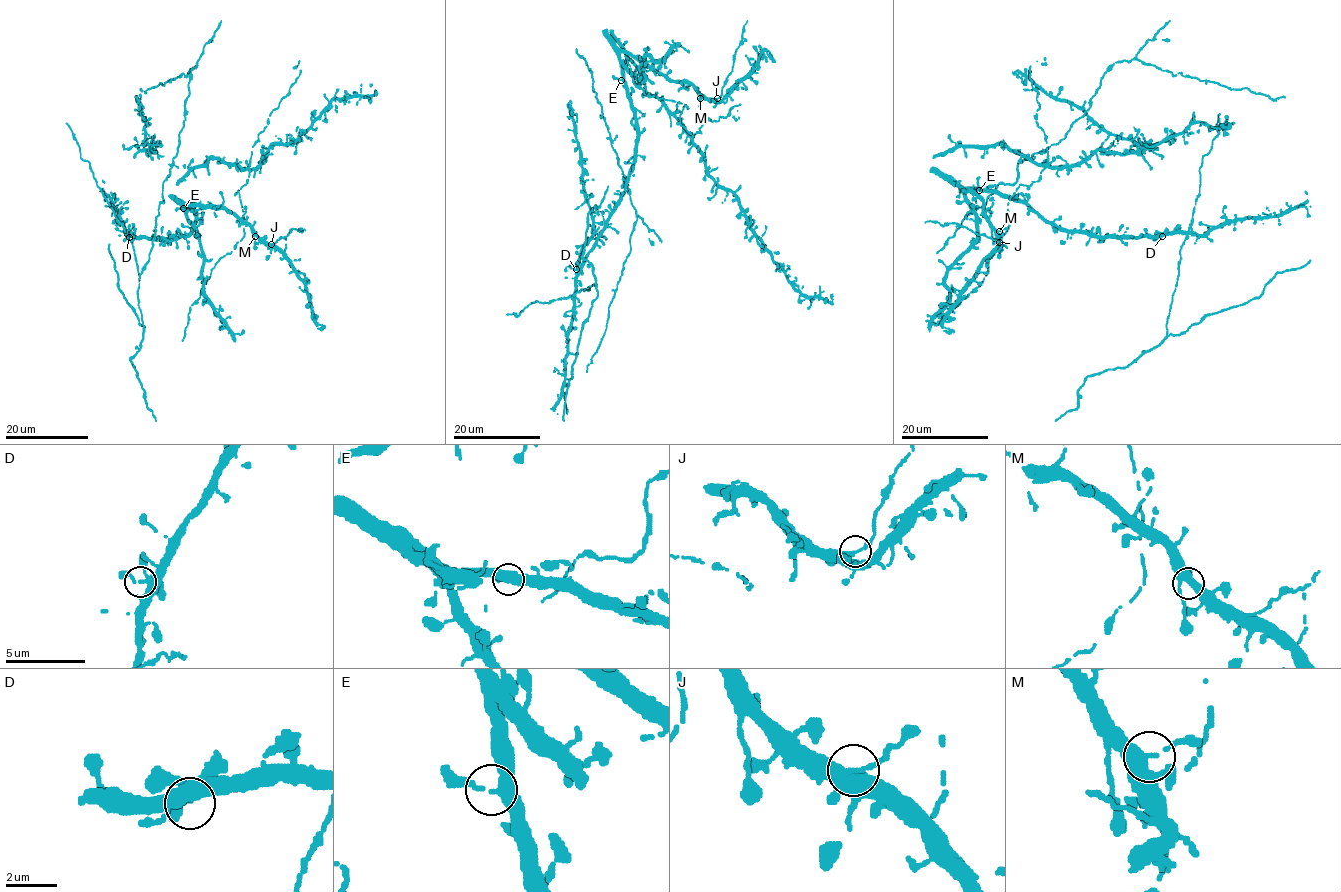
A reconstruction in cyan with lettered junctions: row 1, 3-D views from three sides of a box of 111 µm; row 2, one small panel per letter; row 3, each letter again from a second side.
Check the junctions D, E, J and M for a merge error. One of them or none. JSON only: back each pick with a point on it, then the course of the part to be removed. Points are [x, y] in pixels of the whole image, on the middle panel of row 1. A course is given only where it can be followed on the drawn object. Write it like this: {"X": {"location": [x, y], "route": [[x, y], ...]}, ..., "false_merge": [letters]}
{"J": {"location": [717, 98], "route": [[716, 98], [732, 70], [747, 20]]}, "false_merge": ["J"]}

